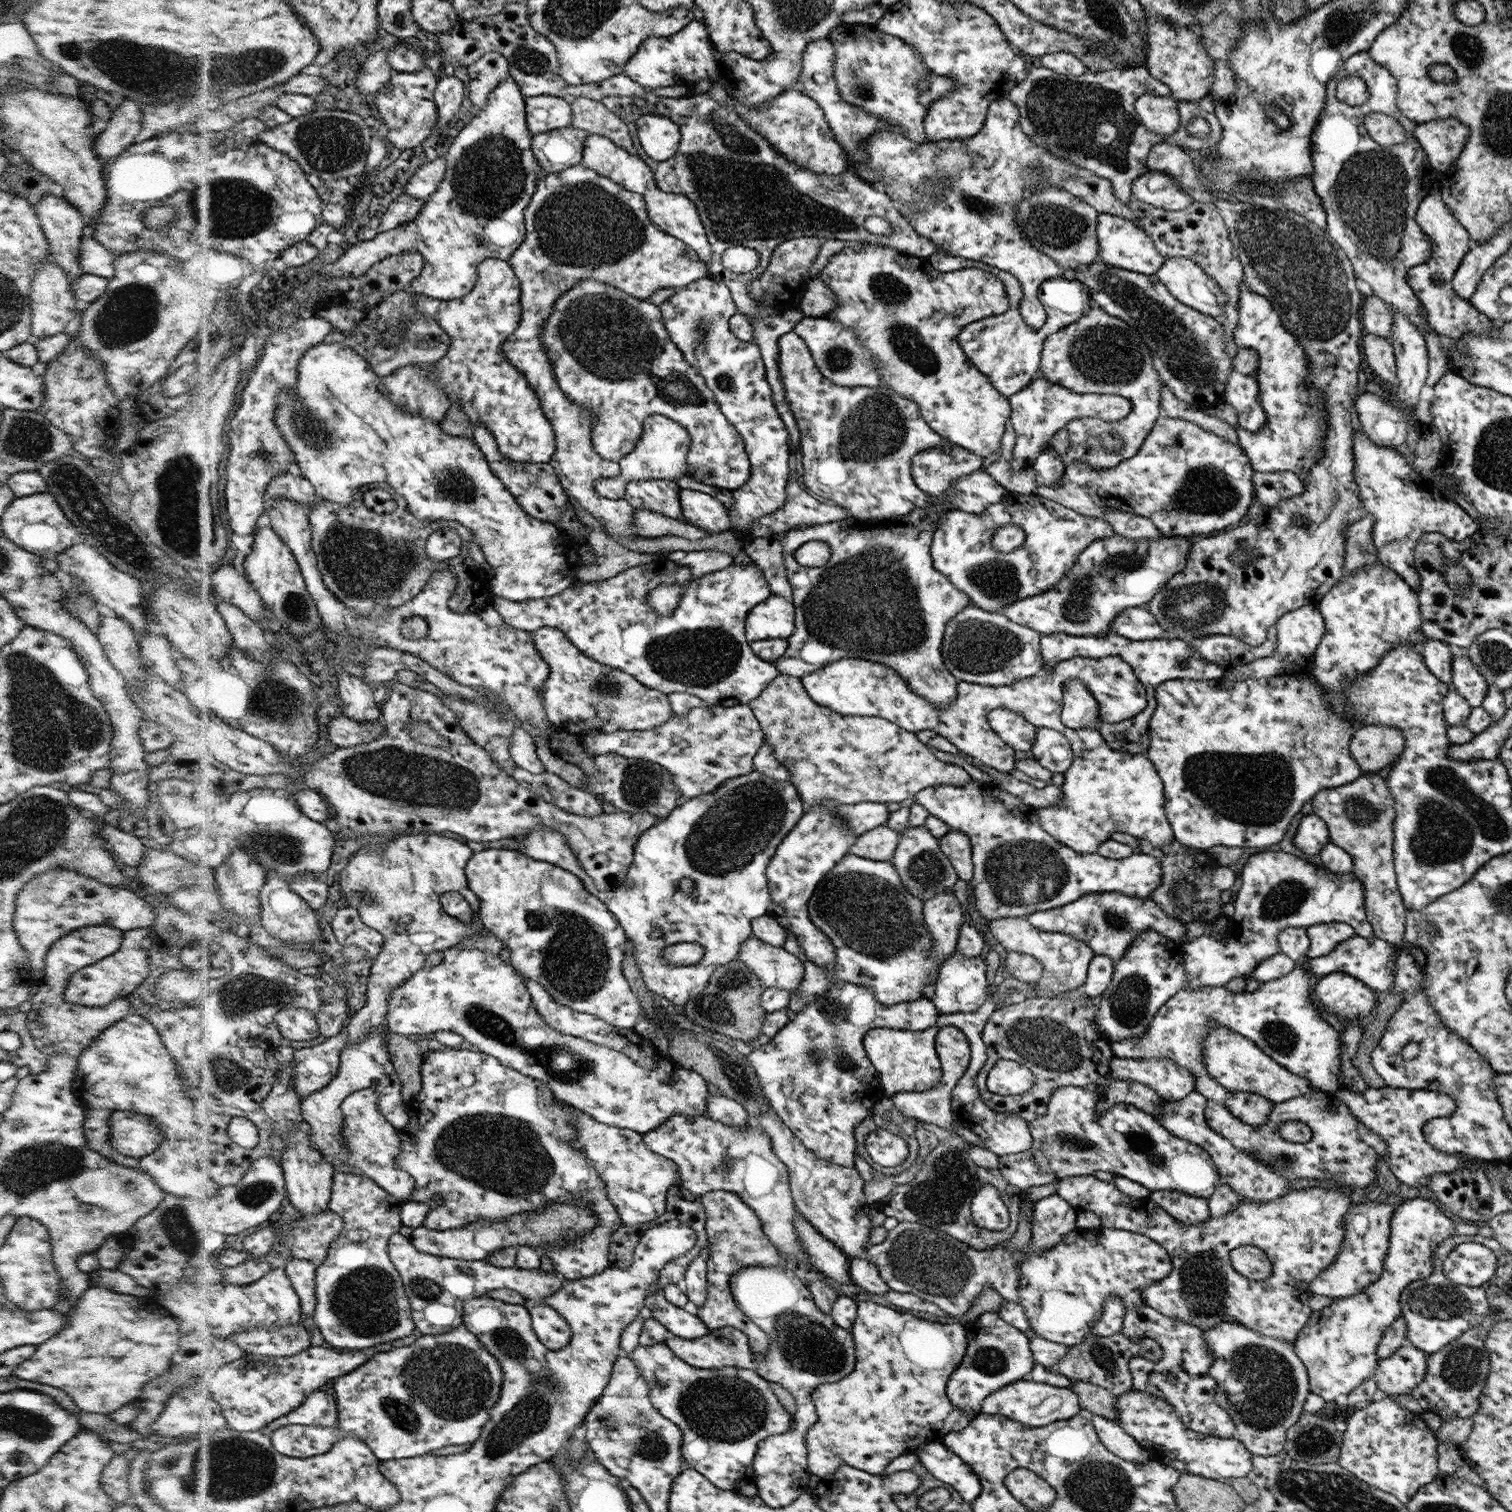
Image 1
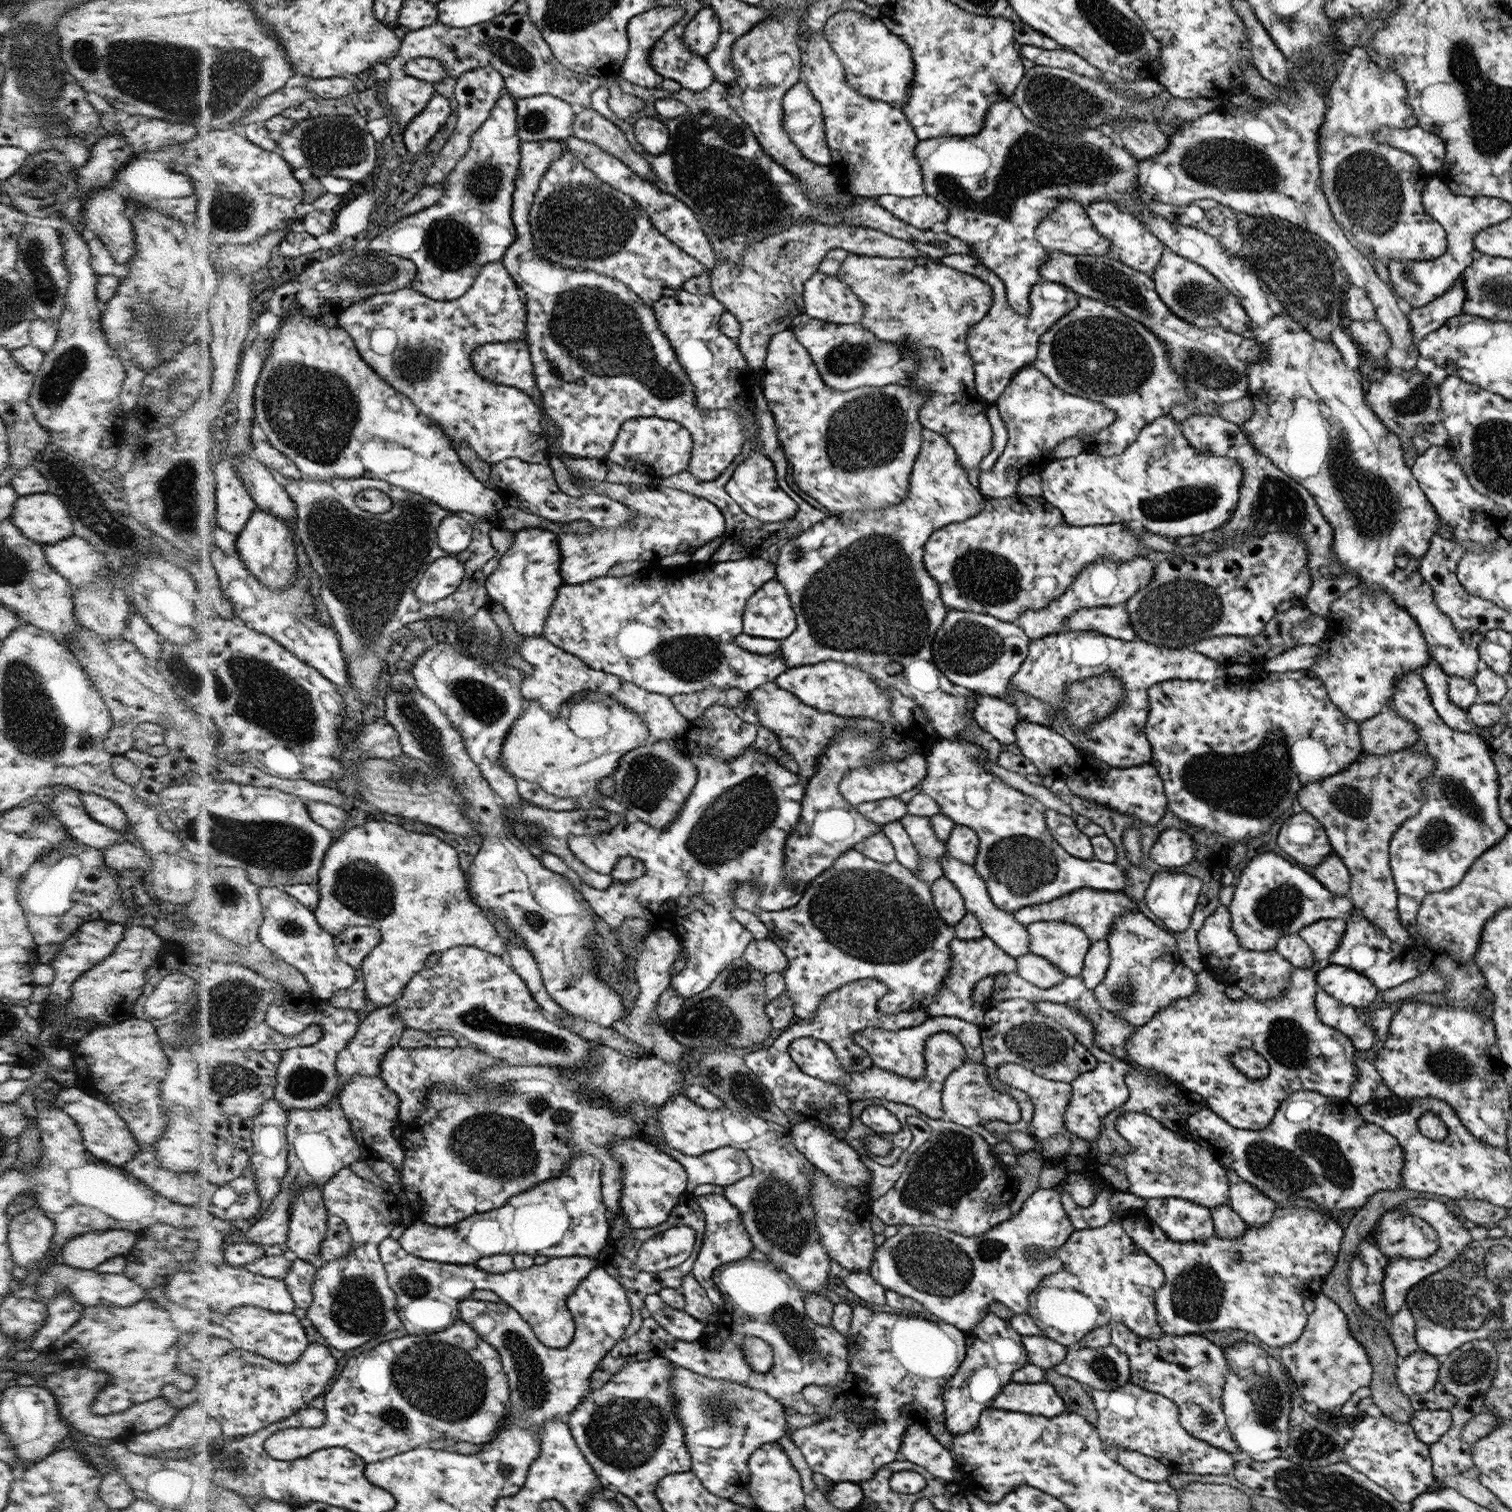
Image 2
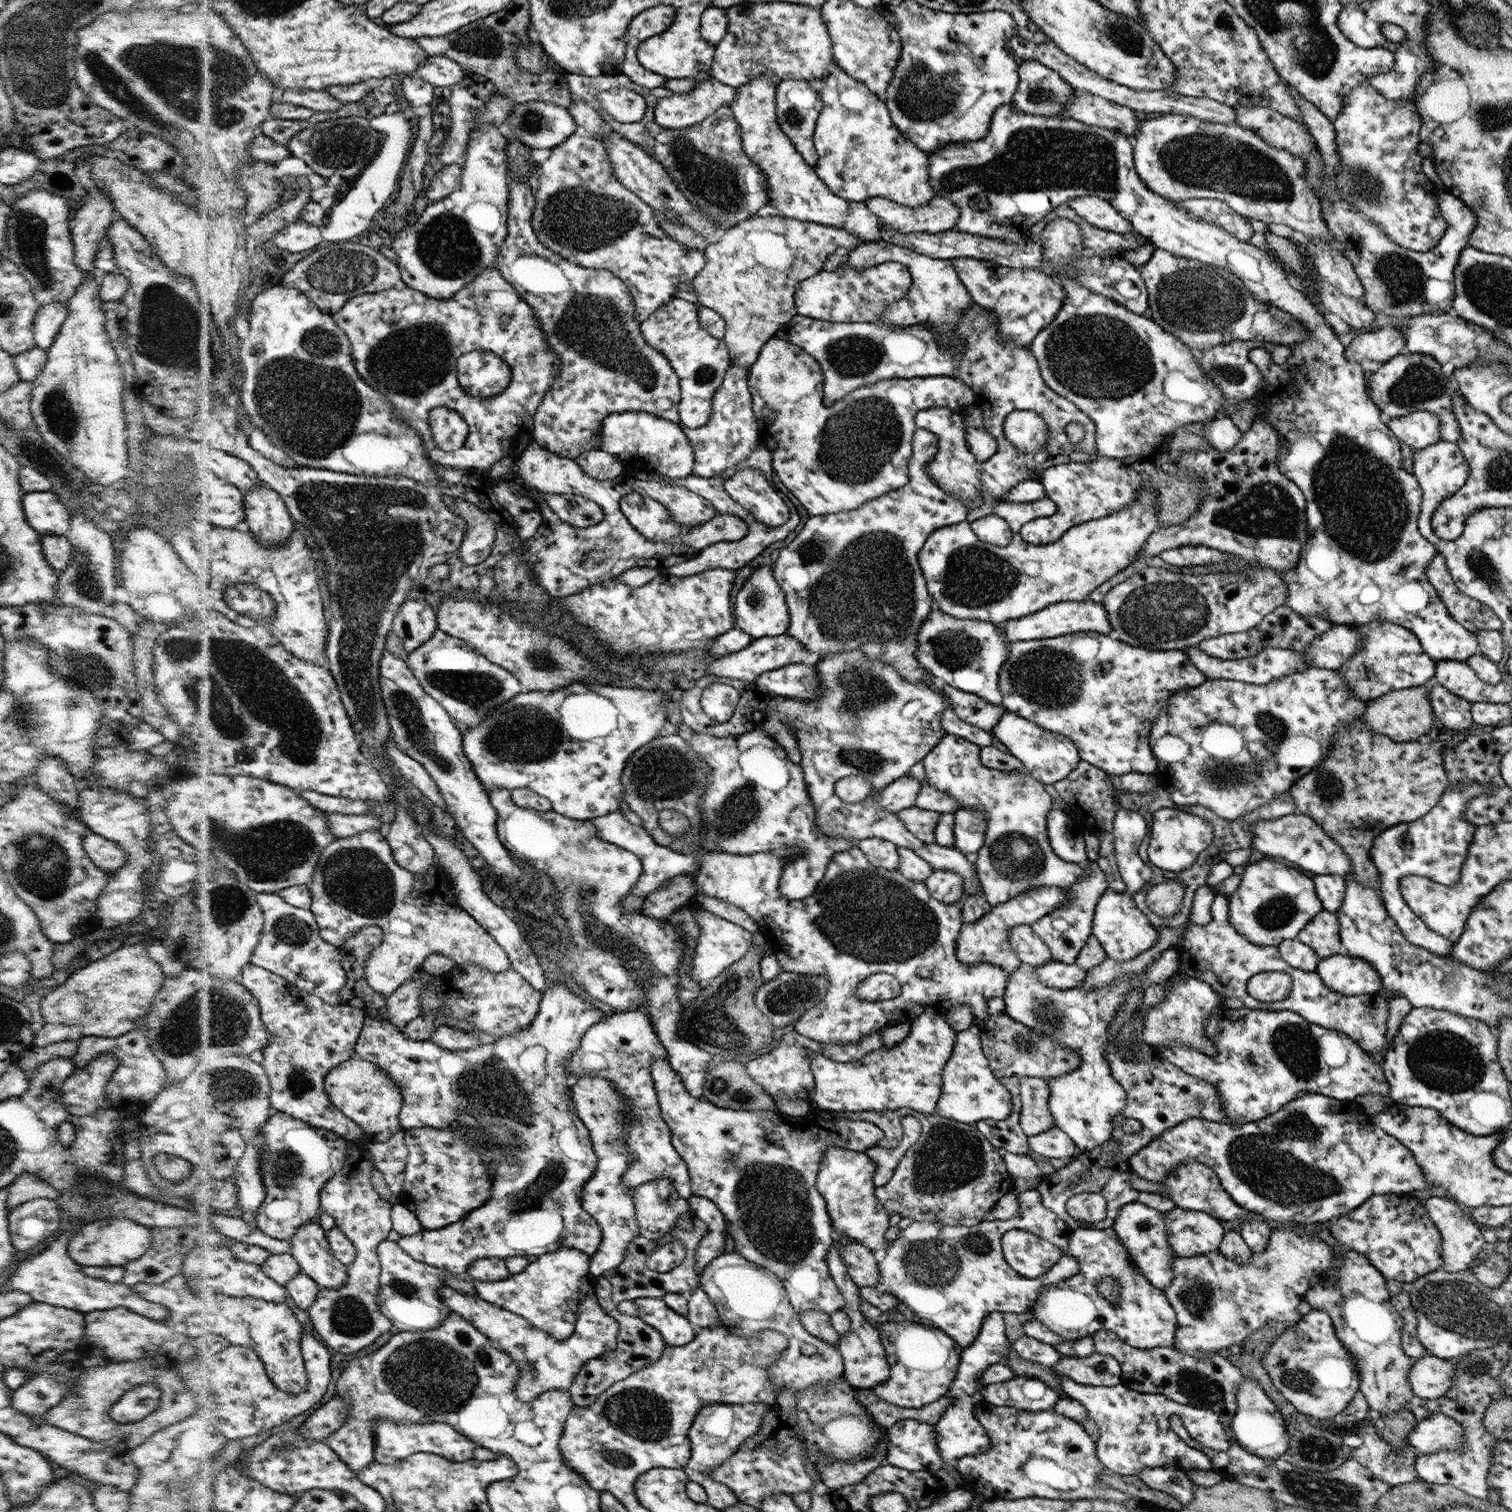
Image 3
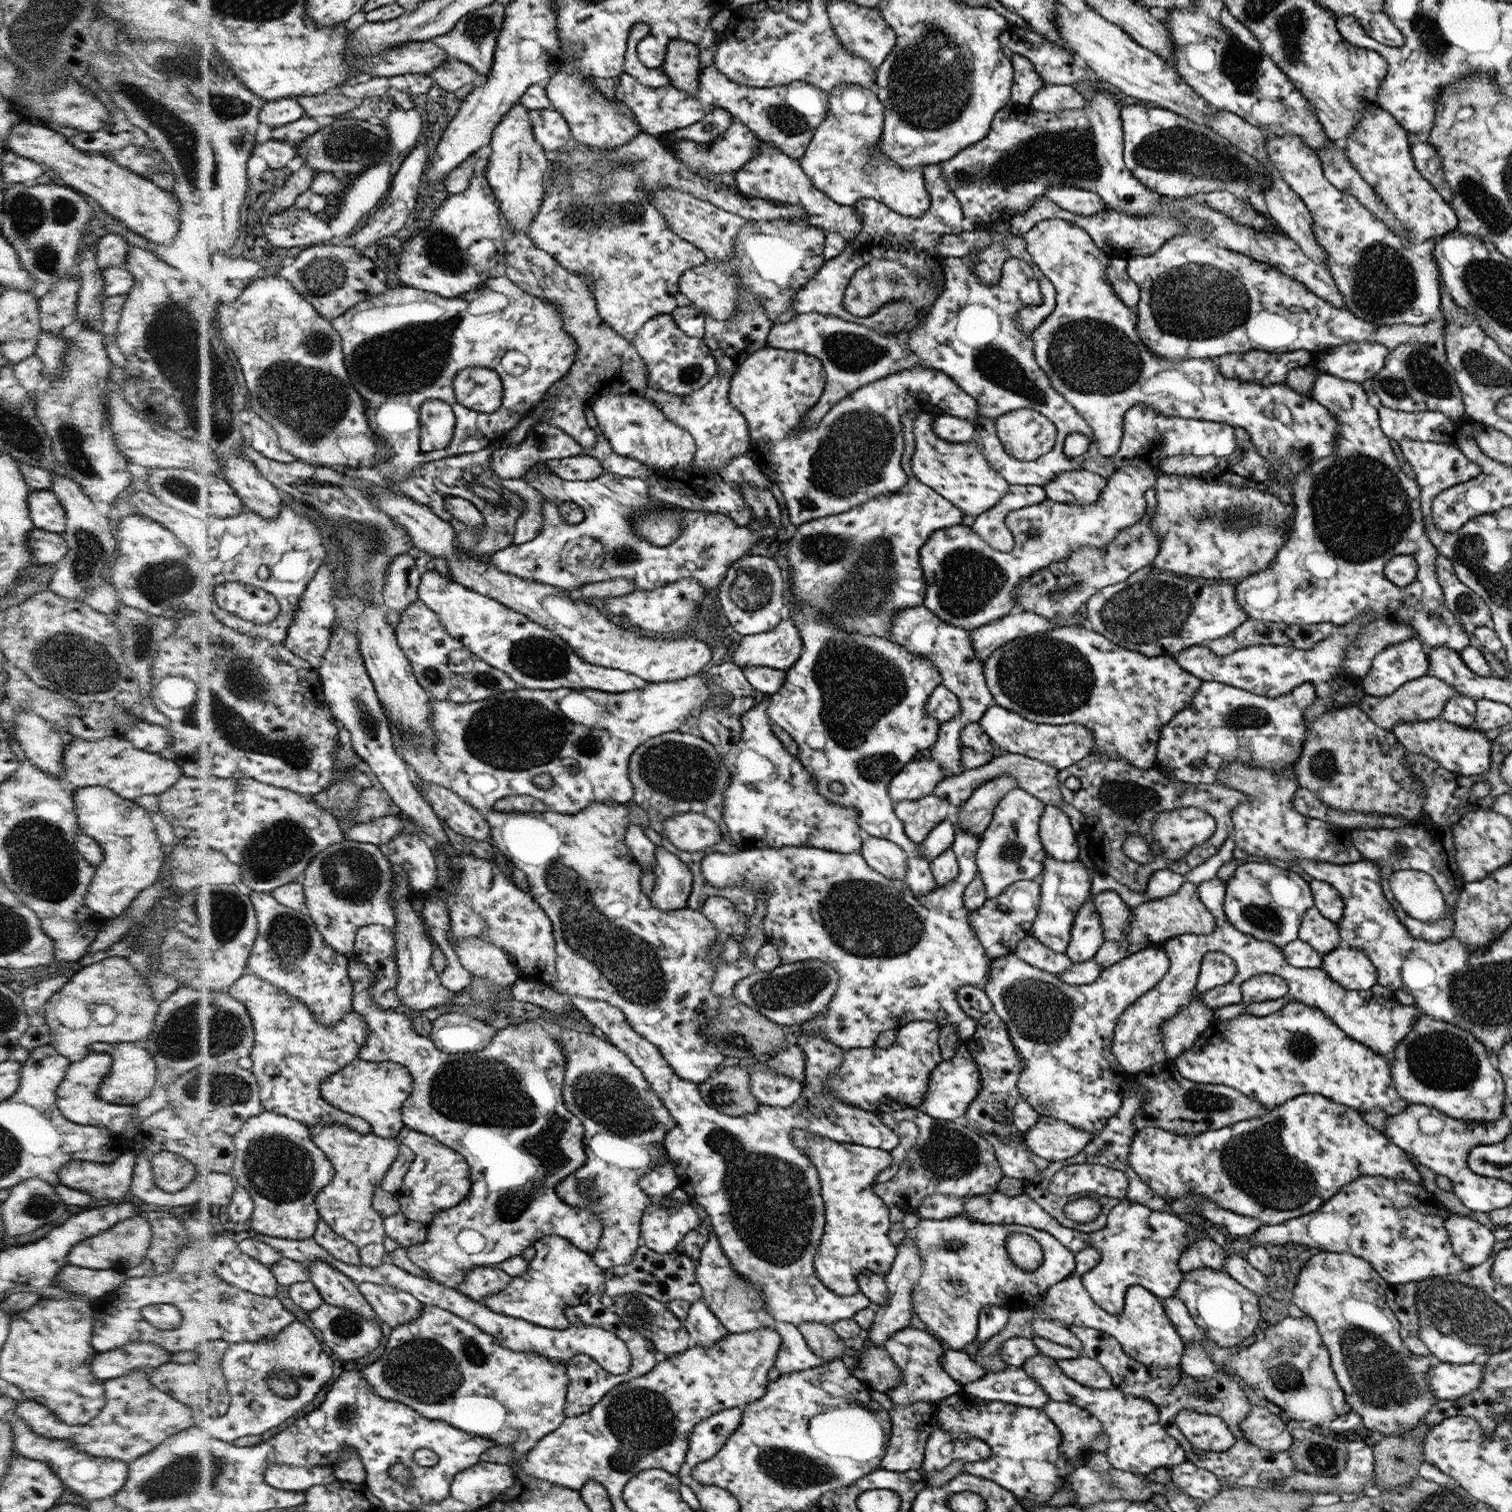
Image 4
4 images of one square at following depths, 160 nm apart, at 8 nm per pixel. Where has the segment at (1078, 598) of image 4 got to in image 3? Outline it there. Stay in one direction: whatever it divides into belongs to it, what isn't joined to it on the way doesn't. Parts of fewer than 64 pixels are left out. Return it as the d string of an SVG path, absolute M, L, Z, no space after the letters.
M1254 420L1250 430L1242 433L1239 444L1231 450L1220 452L1211 444L1207 452L1183 453L1177 458L1179 470L1187 470L1191 476L1203 478L1203 486L1207 495L1197 508L1195 515L1185 523L1165 527L1157 527L1147 543L1137 552L1137 560L1154 558L1164 550L1172 550L1184 545L1206 545L1234 556L1242 556L1249 563L1278 571L1293 569L1299 561L1302 545L1308 540L1306 530L1306 509L1303 492L1295 482L1280 472L1279 466L1279 436L1276 428L1266 420Z

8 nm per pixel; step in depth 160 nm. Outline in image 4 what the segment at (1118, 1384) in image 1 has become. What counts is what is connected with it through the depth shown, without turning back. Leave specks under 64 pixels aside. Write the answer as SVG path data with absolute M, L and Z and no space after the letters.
M1080 1356L1075 1359L1059 1359L1058 1364L1068 1377L1087 1385L1088 1388L1096 1390L1112 1388L1112 1376L1098 1360Z

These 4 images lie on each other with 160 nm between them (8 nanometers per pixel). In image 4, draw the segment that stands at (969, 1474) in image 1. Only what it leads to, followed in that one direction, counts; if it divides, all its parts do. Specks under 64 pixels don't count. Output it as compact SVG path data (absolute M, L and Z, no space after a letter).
M919 1400L912 1404L893 1403L893 1408L888 1412L891 1418L891 1437L886 1447L886 1454L881 1460L881 1468L892 1472L908 1472L919 1470L926 1454L927 1440L931 1437L932 1431L939 1422L937 1418L938 1407L933 1401Z

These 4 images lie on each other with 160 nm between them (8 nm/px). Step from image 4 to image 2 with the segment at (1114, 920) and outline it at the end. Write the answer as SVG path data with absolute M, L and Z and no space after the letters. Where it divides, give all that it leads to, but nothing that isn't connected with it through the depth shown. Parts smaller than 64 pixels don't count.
M1142 912L1118 915L1107 936L1111 964L1102 983L1093 990L1105 1009L1131 1025L1148 1024L1153 1016L1179 998L1199 990L1198 974L1182 959L1176 937L1156 925Z

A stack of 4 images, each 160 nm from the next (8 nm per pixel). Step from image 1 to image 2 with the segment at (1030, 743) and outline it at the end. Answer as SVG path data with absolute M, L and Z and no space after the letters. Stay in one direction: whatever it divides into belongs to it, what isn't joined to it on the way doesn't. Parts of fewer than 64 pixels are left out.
M982 693L975 696L975 701L973 718L979 727L991 733L1001 744L1016 744L1015 726L1021 718L1015 705Z

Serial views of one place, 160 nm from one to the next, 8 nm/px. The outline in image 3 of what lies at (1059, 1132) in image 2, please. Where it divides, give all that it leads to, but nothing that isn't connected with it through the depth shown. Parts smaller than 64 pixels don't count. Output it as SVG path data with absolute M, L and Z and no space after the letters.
M1025 1076L1020 1079L1020 1127L1030 1137L1055 1127L1050 1100L1052 1090L1045 1078Z

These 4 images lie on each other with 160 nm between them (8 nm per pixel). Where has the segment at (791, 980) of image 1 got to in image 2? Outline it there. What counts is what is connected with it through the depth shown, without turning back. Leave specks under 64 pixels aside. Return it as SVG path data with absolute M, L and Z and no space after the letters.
M753 938L748 943L747 950L742 957L764 975L773 972L783 974L788 966L787 956L784 956L783 949L770 939L756 940Z

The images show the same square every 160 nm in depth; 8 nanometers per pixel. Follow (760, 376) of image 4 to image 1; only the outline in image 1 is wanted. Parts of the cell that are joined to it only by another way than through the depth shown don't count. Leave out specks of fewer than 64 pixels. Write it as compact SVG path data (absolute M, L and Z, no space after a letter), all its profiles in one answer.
M790 331L783 334L778 339L778 372L781 376L781 383L784 385L784 392L787 403L790 405L790 411L794 414L796 419L798 430L800 431L799 448L802 453L803 467L804 467L804 484L810 488L810 492L814 492L817 497L828 498L829 502L845 508L852 519L865 520L875 519L878 522L883 520L889 520L893 517L904 517L908 513L911 513L915 508L924 508L931 505L933 501L923 489L920 489L915 483L914 474L911 472L912 458L921 452L921 450L942 447L945 451L950 452L955 445L939 435L933 430L923 419L922 414L919 413L919 406L916 401L910 400L908 397L903 397L899 393L895 392L895 389L889 389L886 385L880 384L877 387L845 387L838 384L834 384L831 380L828 380L823 374L820 374L818 368L816 368L814 359L809 351L806 343L796 332Z

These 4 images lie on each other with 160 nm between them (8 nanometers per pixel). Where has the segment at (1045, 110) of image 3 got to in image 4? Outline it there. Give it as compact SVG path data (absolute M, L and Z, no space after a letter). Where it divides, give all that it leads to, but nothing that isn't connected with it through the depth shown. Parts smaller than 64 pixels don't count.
M1013 53L1010 59L1015 69L1015 82L1011 88L1011 101L1021 105L1028 105L1046 82L1040 78L1040 75L1035 72L1033 62L1027 57Z

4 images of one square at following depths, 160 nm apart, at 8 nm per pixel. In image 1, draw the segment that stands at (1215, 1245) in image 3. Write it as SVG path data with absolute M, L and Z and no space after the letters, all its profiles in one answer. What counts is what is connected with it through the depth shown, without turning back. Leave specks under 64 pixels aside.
M1156 1190L1149 1199L1184 1225L1200 1225L1211 1218L1210 1200L1176 1190Z

